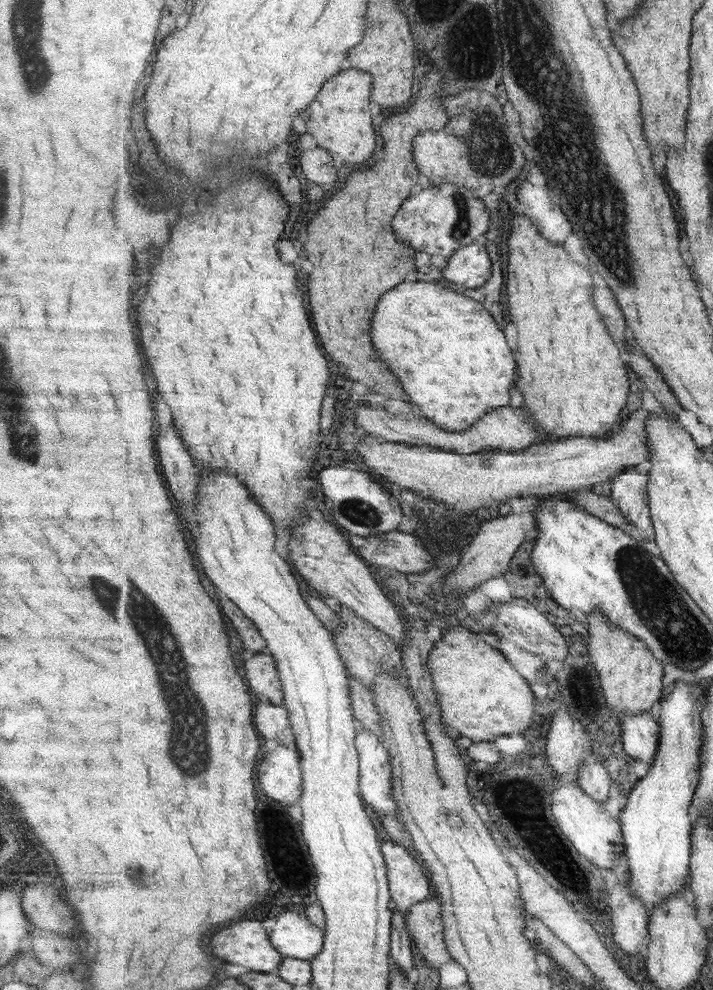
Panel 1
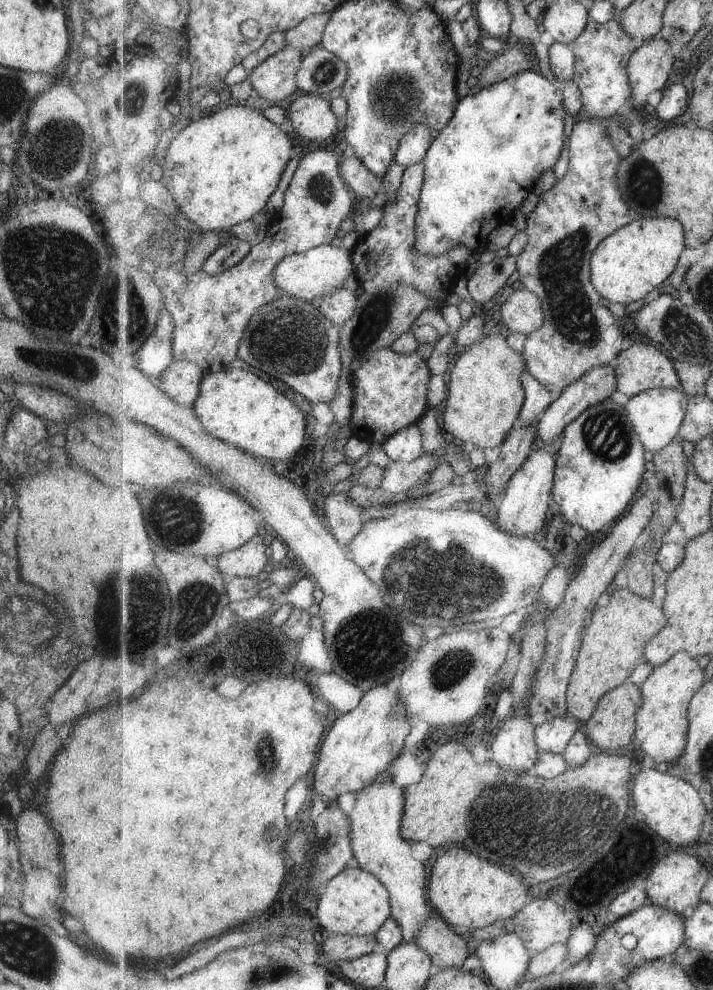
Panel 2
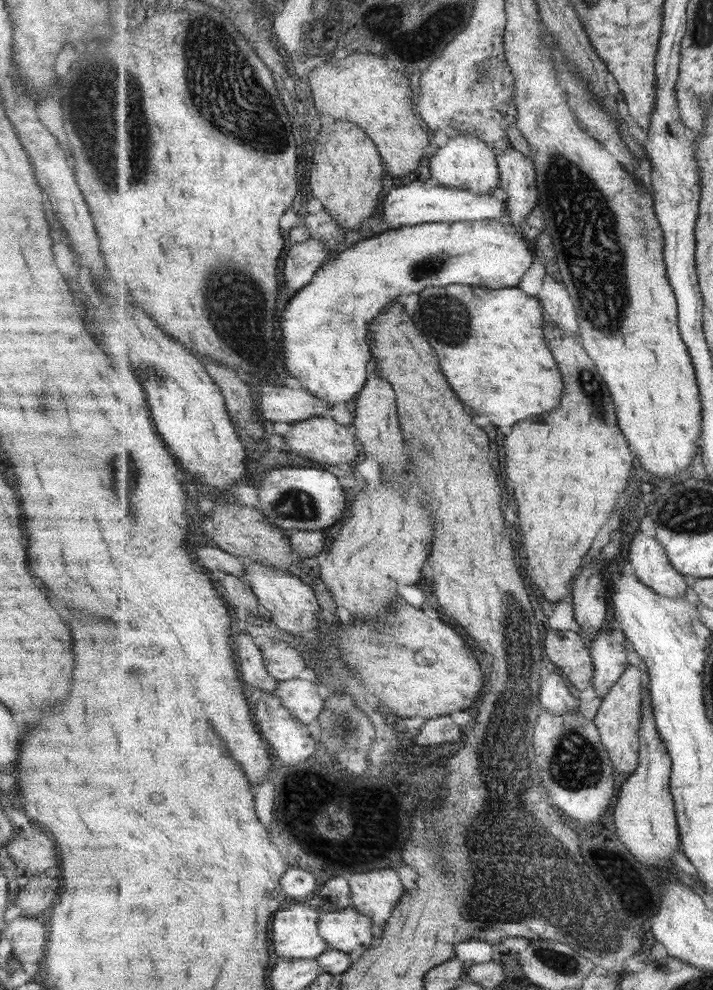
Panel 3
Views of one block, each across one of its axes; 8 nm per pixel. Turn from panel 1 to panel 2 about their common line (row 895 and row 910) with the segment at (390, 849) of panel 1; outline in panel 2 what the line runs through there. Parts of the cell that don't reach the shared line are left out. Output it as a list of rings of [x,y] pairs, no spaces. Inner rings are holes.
[[[381,774],[370,786],[357,793],[353,810],[350,813],[352,823],[352,848],[359,867],[373,874],[390,891],[392,918],[401,926],[405,943],[416,943],[423,928],[432,918],[433,909],[430,900],[427,900],[427,872],[425,864],[419,862],[413,852],[411,843],[402,836],[403,816],[406,810],[406,790],[395,783],[395,780],[386,774]]]

